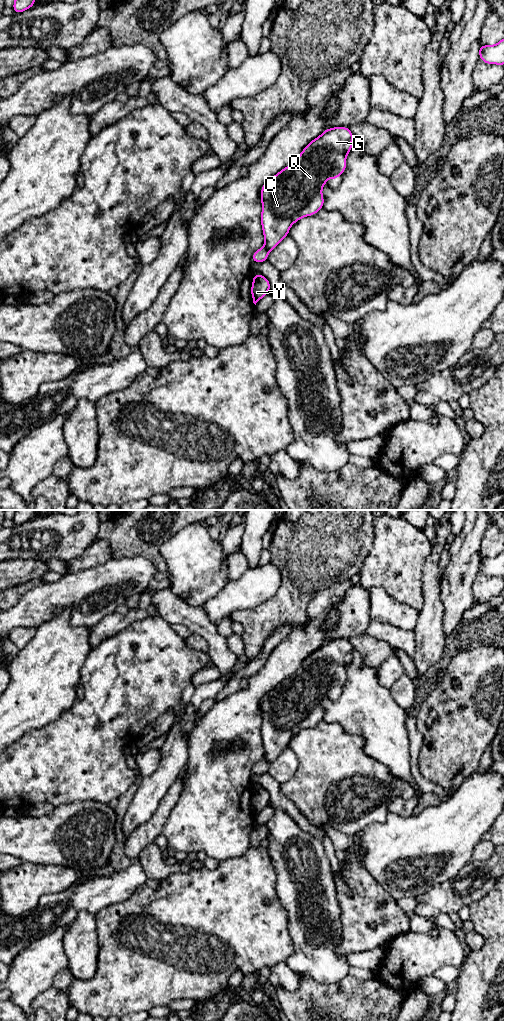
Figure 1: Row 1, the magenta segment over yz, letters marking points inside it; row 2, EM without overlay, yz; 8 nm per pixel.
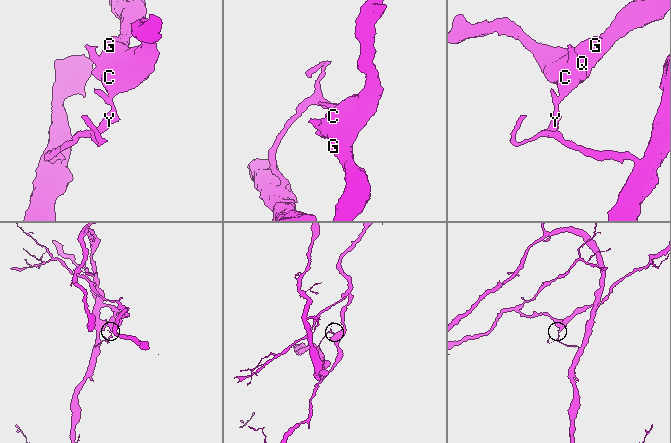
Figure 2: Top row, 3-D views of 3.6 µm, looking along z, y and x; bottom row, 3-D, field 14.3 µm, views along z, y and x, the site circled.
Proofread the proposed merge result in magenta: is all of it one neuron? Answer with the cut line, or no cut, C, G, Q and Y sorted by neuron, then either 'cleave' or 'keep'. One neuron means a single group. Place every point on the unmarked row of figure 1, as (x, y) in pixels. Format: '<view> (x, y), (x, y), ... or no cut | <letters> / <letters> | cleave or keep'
yz (264, 757), (268, 763) | C G Q / Y | cleave

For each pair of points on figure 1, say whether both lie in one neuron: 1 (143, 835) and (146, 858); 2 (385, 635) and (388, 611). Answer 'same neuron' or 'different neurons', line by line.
1: different neurons
2: different neurons

